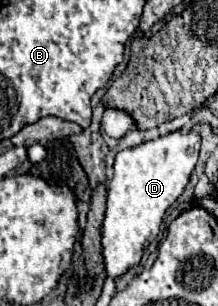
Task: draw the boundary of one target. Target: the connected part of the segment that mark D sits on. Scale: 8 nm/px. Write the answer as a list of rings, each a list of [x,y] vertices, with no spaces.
[[[179,129],[117,153],[107,193],[107,213],[101,227],[107,277],[119,277],[129,267],[135,267],[149,243],[155,241],[167,207],[177,201],[189,183],[191,171],[197,165],[199,145],[201,135],[197,131]]]

